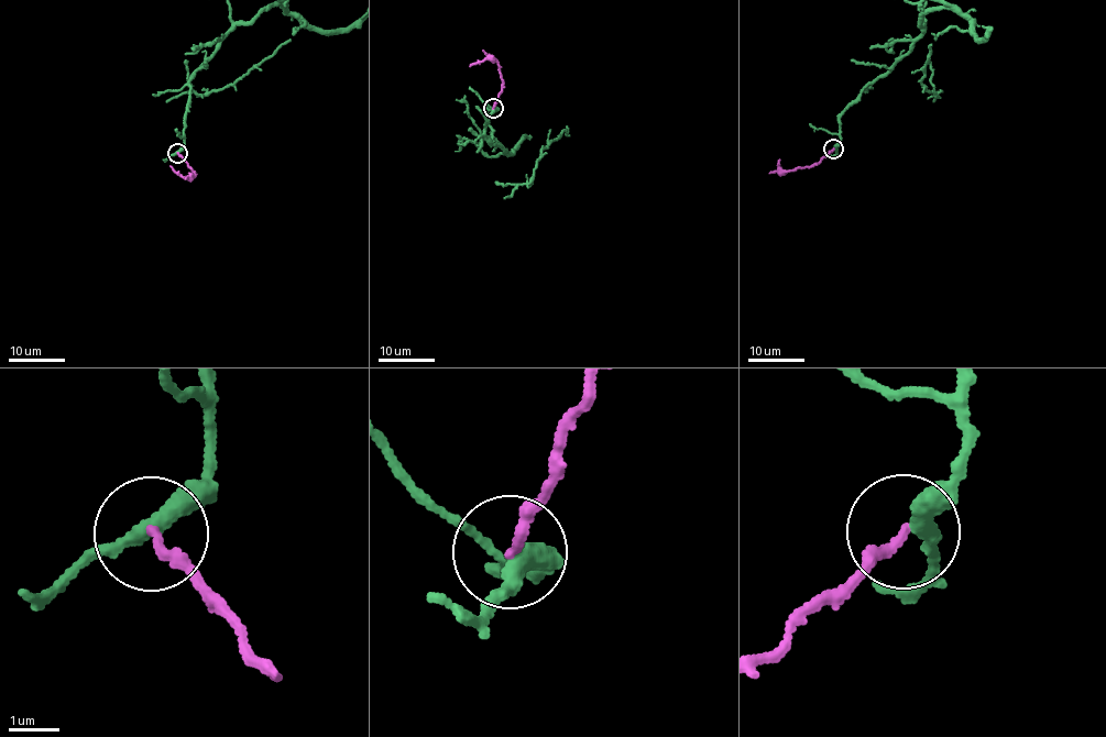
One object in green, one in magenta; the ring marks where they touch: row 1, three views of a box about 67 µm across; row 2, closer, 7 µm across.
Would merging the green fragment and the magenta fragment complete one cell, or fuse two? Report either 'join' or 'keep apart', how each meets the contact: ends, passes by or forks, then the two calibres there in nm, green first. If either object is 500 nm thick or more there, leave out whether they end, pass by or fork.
keep apart; green passes by; magenta ends there; 320 nm thick on the green side, 200 nm on the other

